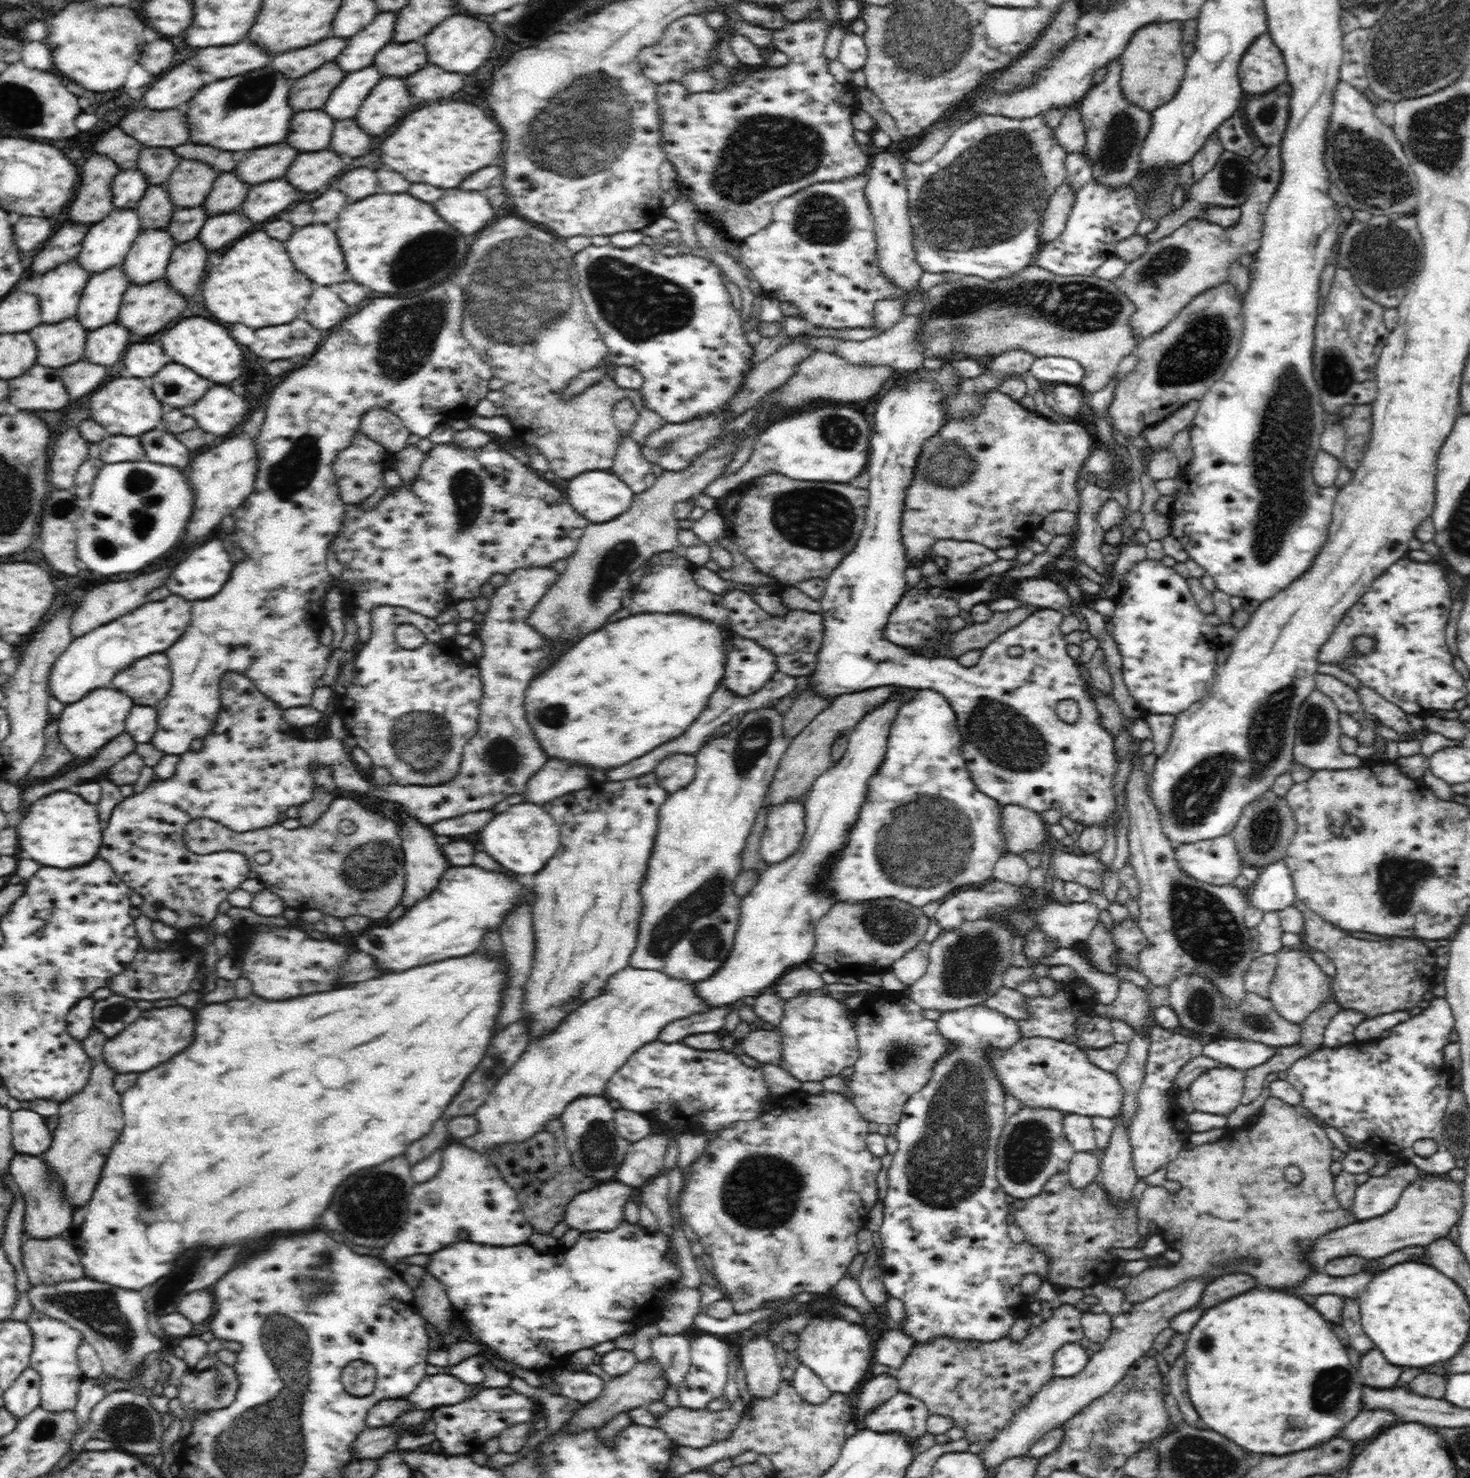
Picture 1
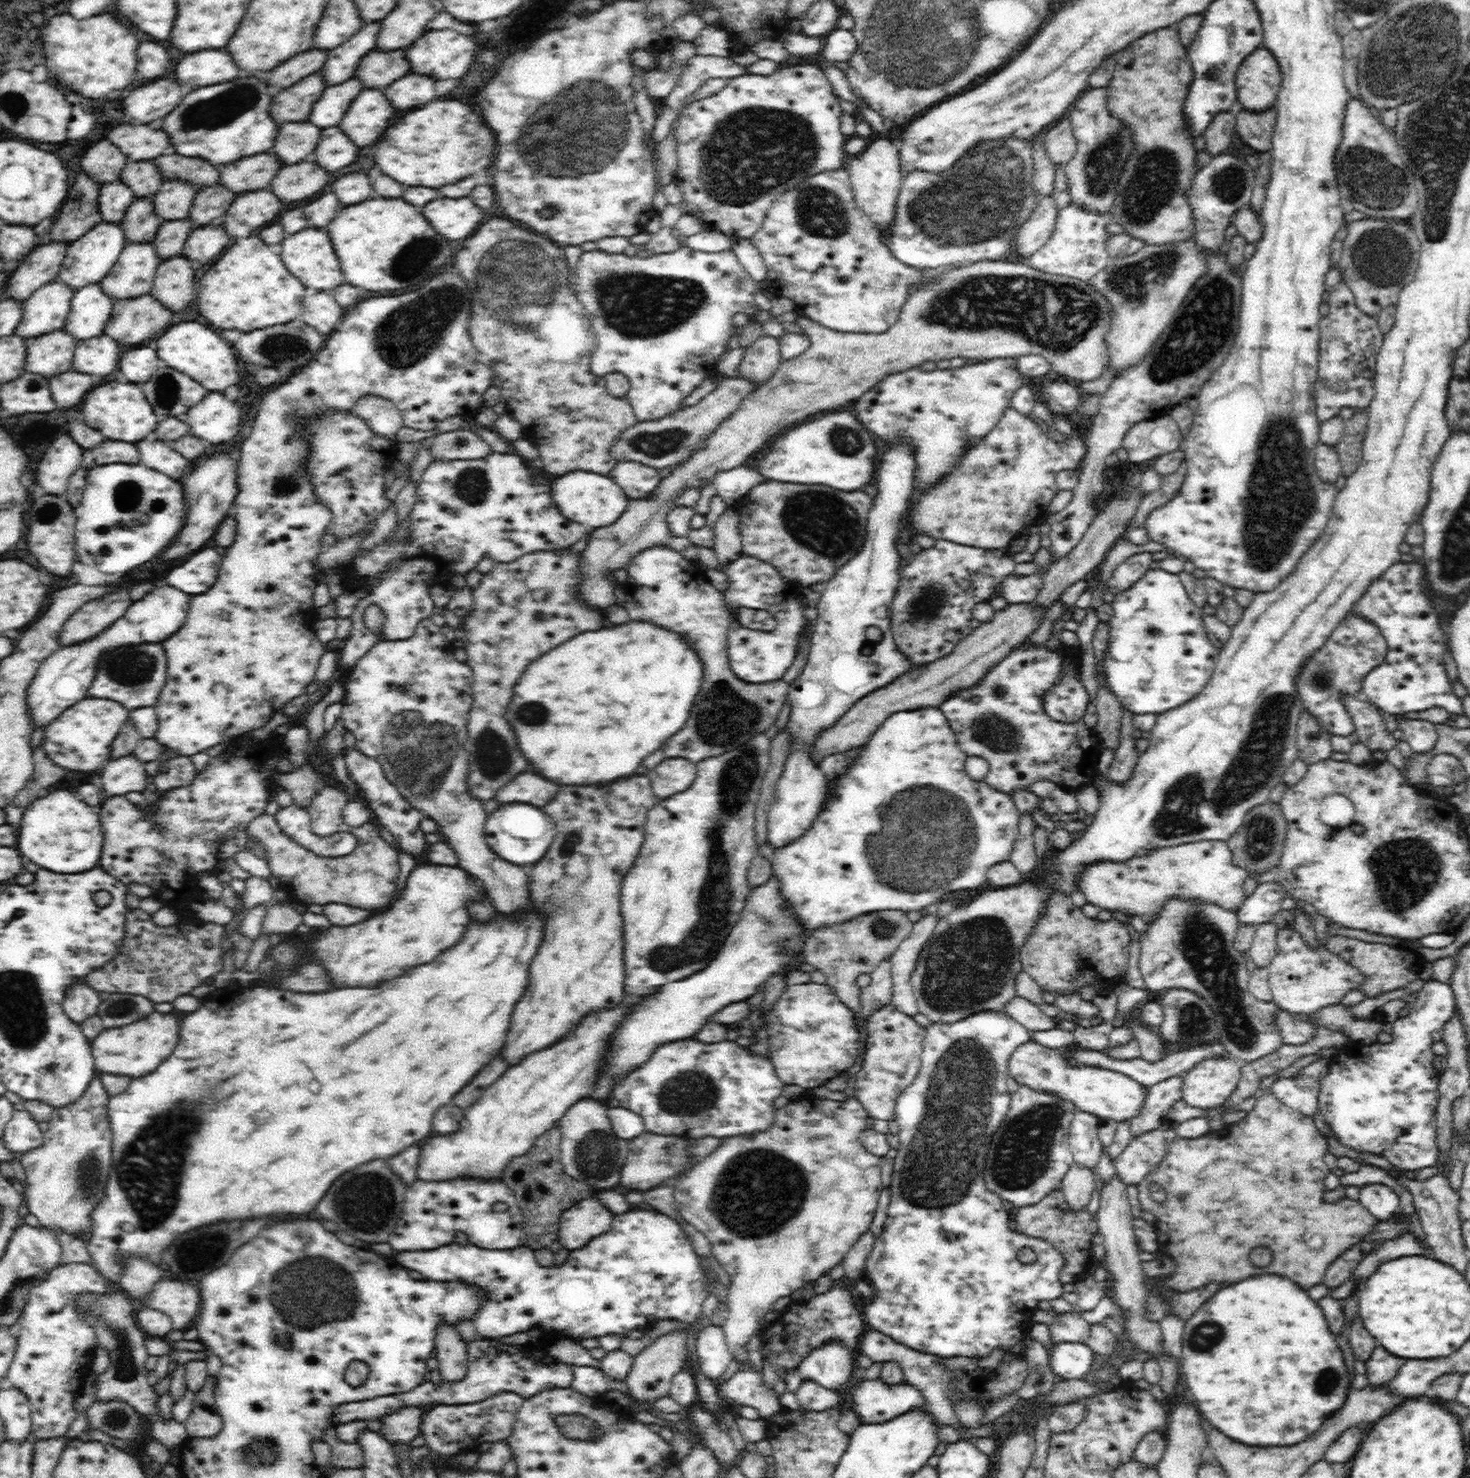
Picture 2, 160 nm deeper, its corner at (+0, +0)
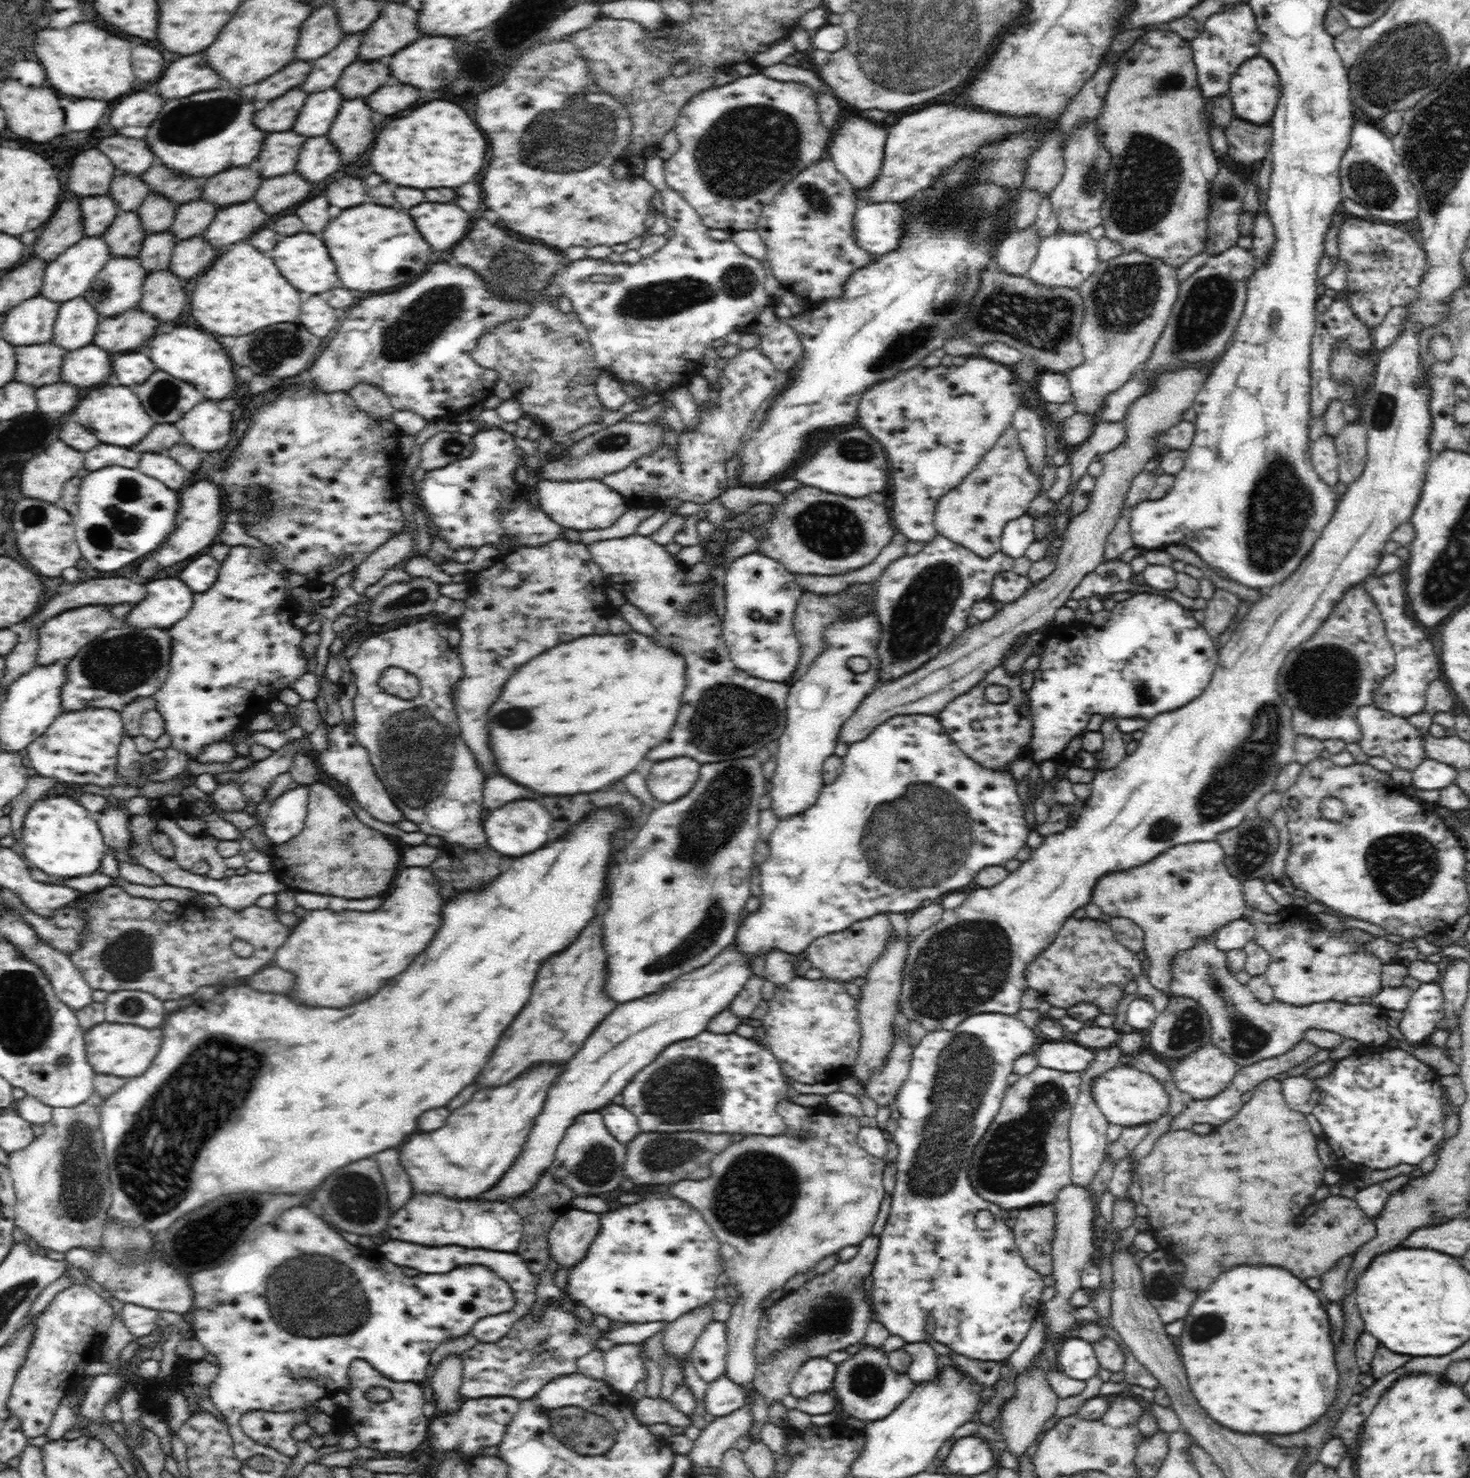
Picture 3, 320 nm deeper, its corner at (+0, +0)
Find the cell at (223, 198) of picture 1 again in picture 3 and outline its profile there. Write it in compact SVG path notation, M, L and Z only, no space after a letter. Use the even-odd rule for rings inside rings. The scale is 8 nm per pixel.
M202 199L182 204L178 207L176 218L168 232L172 233L177 241L202 236L220 209L218 205Z

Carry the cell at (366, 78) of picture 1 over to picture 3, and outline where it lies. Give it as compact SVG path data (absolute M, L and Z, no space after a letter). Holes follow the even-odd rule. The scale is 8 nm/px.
M336 90L310 94L292 130L296 130L306 138L327 134L330 124L334 122L332 118L338 114L342 100L342 96Z

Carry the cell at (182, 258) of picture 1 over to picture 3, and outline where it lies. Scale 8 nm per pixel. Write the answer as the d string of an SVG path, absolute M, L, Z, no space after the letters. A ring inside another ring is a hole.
M168 269L152 273L144 279L143 293L137 307L164 322L174 320L188 302L184 286L186 281Z

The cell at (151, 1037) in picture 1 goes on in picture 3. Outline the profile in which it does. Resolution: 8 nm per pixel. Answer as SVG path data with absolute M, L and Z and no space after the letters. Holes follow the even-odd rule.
M133 1022L107 1023L91 1026L84 1030L86 1054L91 1067L98 1074L108 1074L123 1078L139 1077L155 1060L162 1044L162 1030L144 1030Z

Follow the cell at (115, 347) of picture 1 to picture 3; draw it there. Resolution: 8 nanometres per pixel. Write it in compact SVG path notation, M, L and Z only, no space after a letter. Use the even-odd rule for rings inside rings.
M94 343L88 345L89 346L74 351L68 351L64 355L60 381L71 384L72 386L86 388L86 386L94 386L94 384L104 382L104 380L112 374L112 358L110 358L112 353L102 351L102 349L96 347Z

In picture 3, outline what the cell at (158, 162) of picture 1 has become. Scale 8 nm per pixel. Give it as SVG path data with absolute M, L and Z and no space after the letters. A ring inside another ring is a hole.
M120 174L111 180L108 195L115 200L119 212L132 212L137 211L149 194L148 185L140 176Z

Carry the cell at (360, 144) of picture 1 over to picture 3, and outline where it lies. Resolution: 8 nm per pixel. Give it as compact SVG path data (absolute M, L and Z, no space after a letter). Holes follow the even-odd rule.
M326 134L307 138L304 148L300 149L300 162L296 172L308 182L320 182L334 174L340 166L340 154L334 144L328 142Z

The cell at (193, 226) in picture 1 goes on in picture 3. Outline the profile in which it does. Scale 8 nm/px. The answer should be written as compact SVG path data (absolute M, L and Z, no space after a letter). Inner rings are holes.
M170 232L148 235L142 241L141 251L136 256L144 271L150 275L169 269L172 251L177 242L176 237Z

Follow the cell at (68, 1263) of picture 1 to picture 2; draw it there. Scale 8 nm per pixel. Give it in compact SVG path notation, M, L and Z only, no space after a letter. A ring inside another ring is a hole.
M68 1263L67 1265L58 1264L52 1270L46 1271L41 1279L28 1290L28 1303L23 1307L23 1314L17 1321L20 1325L20 1334L17 1336L19 1345L15 1352L15 1361L11 1362L8 1378L14 1388L20 1388L22 1394L28 1397L31 1406L31 1432L38 1441L63 1436L77 1417L76 1409L72 1404L84 1378L91 1371L91 1361L97 1348L96 1329L85 1320L85 1314L77 1312L77 1296L89 1291L104 1294L106 1286L106 1278L92 1265Z

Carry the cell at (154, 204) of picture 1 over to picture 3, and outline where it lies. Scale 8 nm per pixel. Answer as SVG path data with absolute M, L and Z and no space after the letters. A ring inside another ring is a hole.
M121 211L103 235L112 256L137 256L148 233L141 225L137 211Z

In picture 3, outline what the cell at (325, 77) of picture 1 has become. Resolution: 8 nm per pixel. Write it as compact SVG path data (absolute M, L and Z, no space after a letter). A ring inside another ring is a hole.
M294 88L286 92L284 96L272 100L266 108L256 112L256 126L266 132L276 132L276 130L290 130L294 126L294 120L302 106L306 102L308 94L302 92L300 88Z

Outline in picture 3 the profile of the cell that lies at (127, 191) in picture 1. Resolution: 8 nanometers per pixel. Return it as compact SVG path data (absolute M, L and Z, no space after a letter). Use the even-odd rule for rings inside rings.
M109 195L81 197L84 237L100 237L119 215L118 205Z

